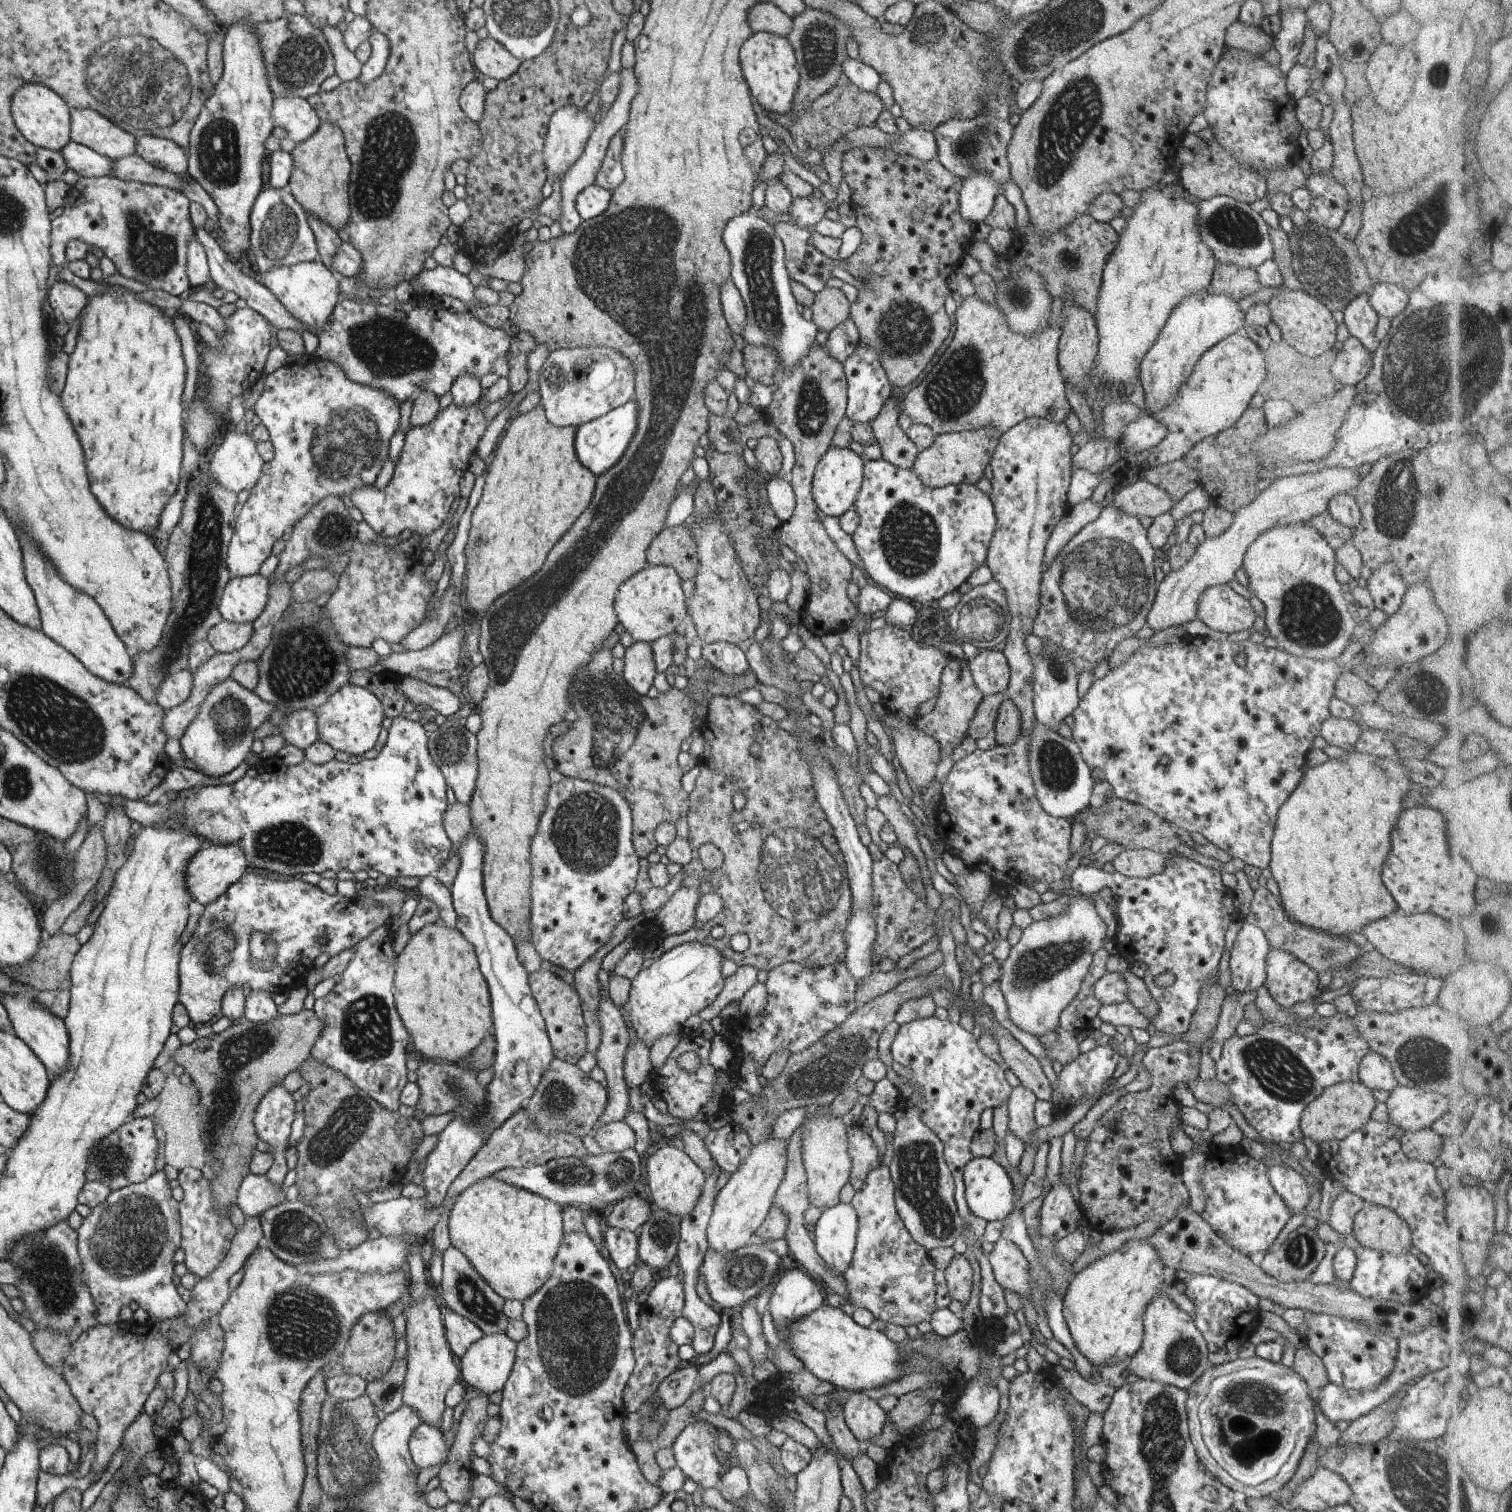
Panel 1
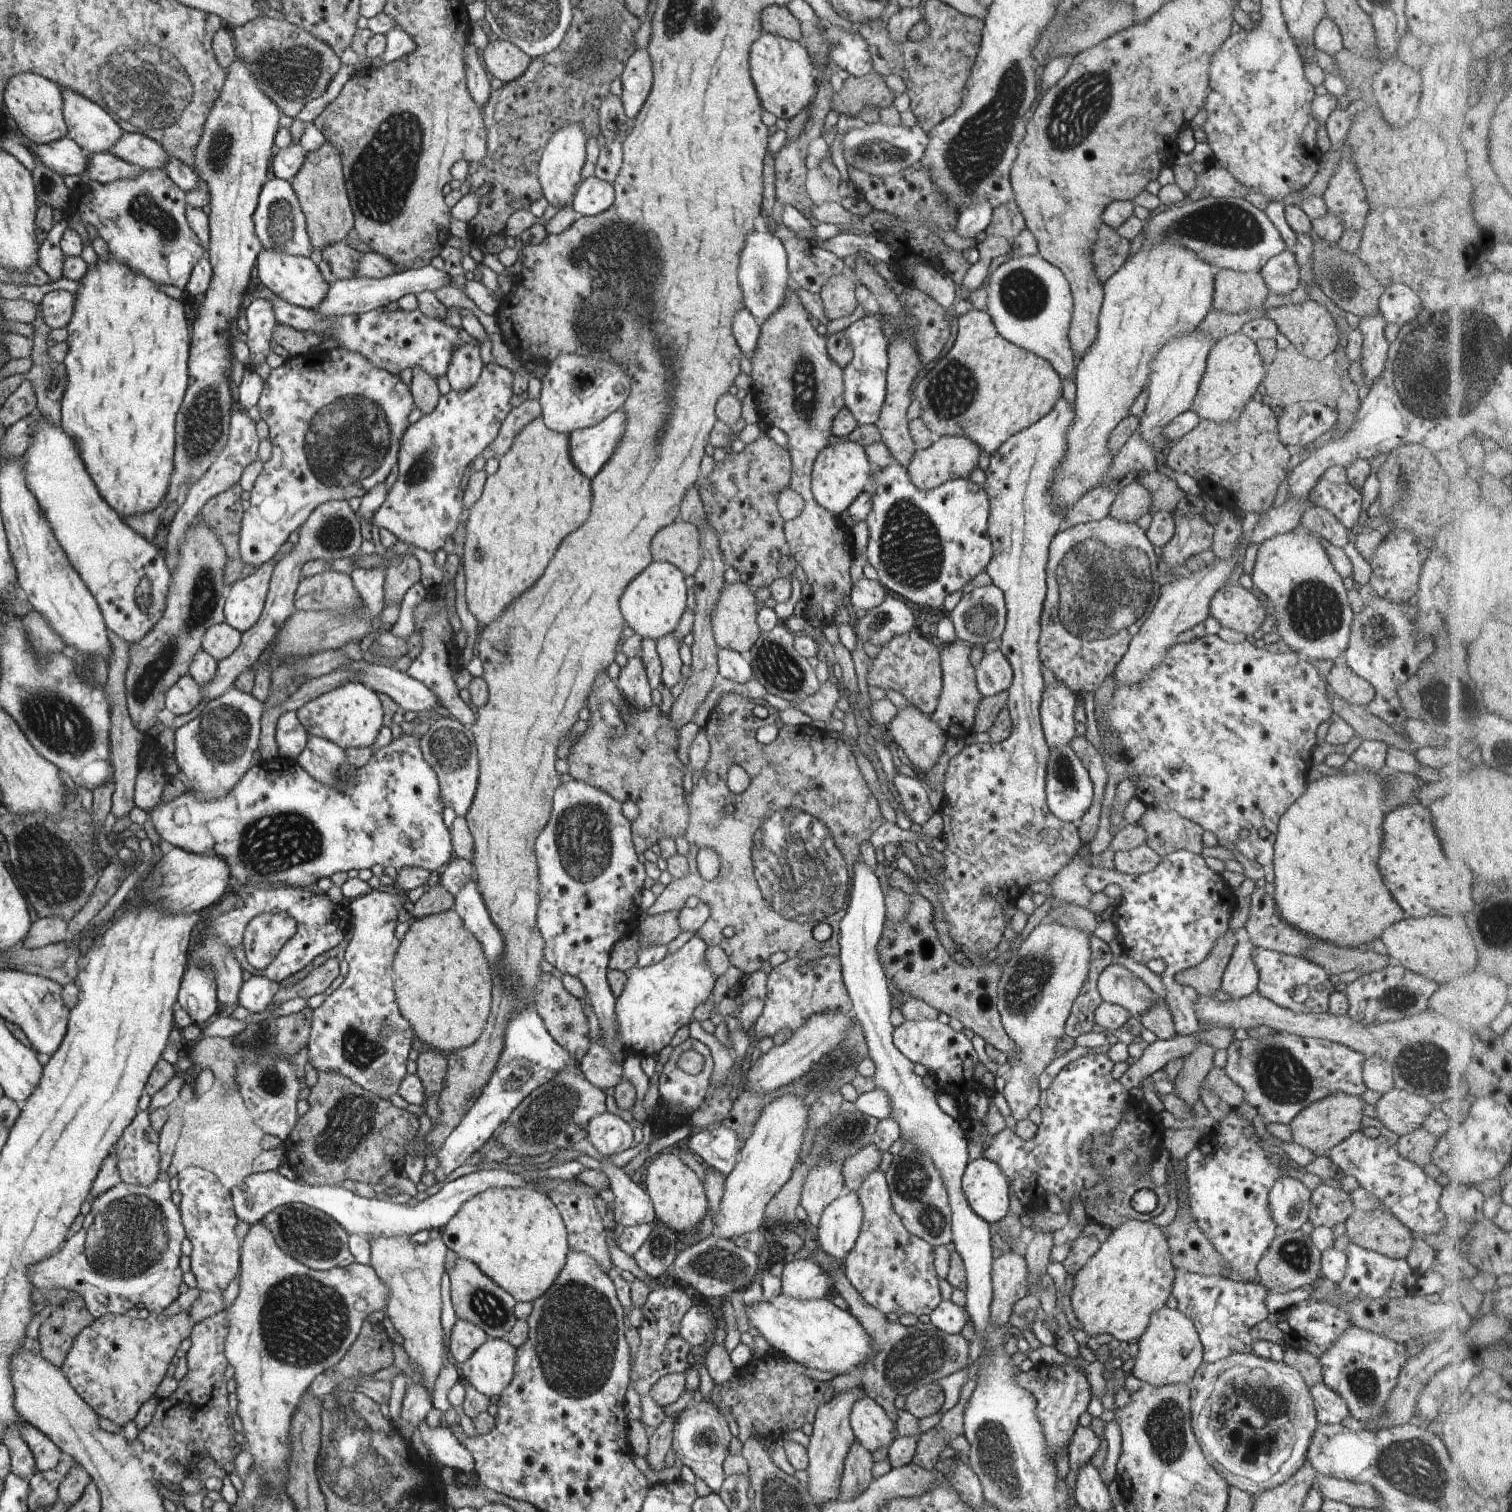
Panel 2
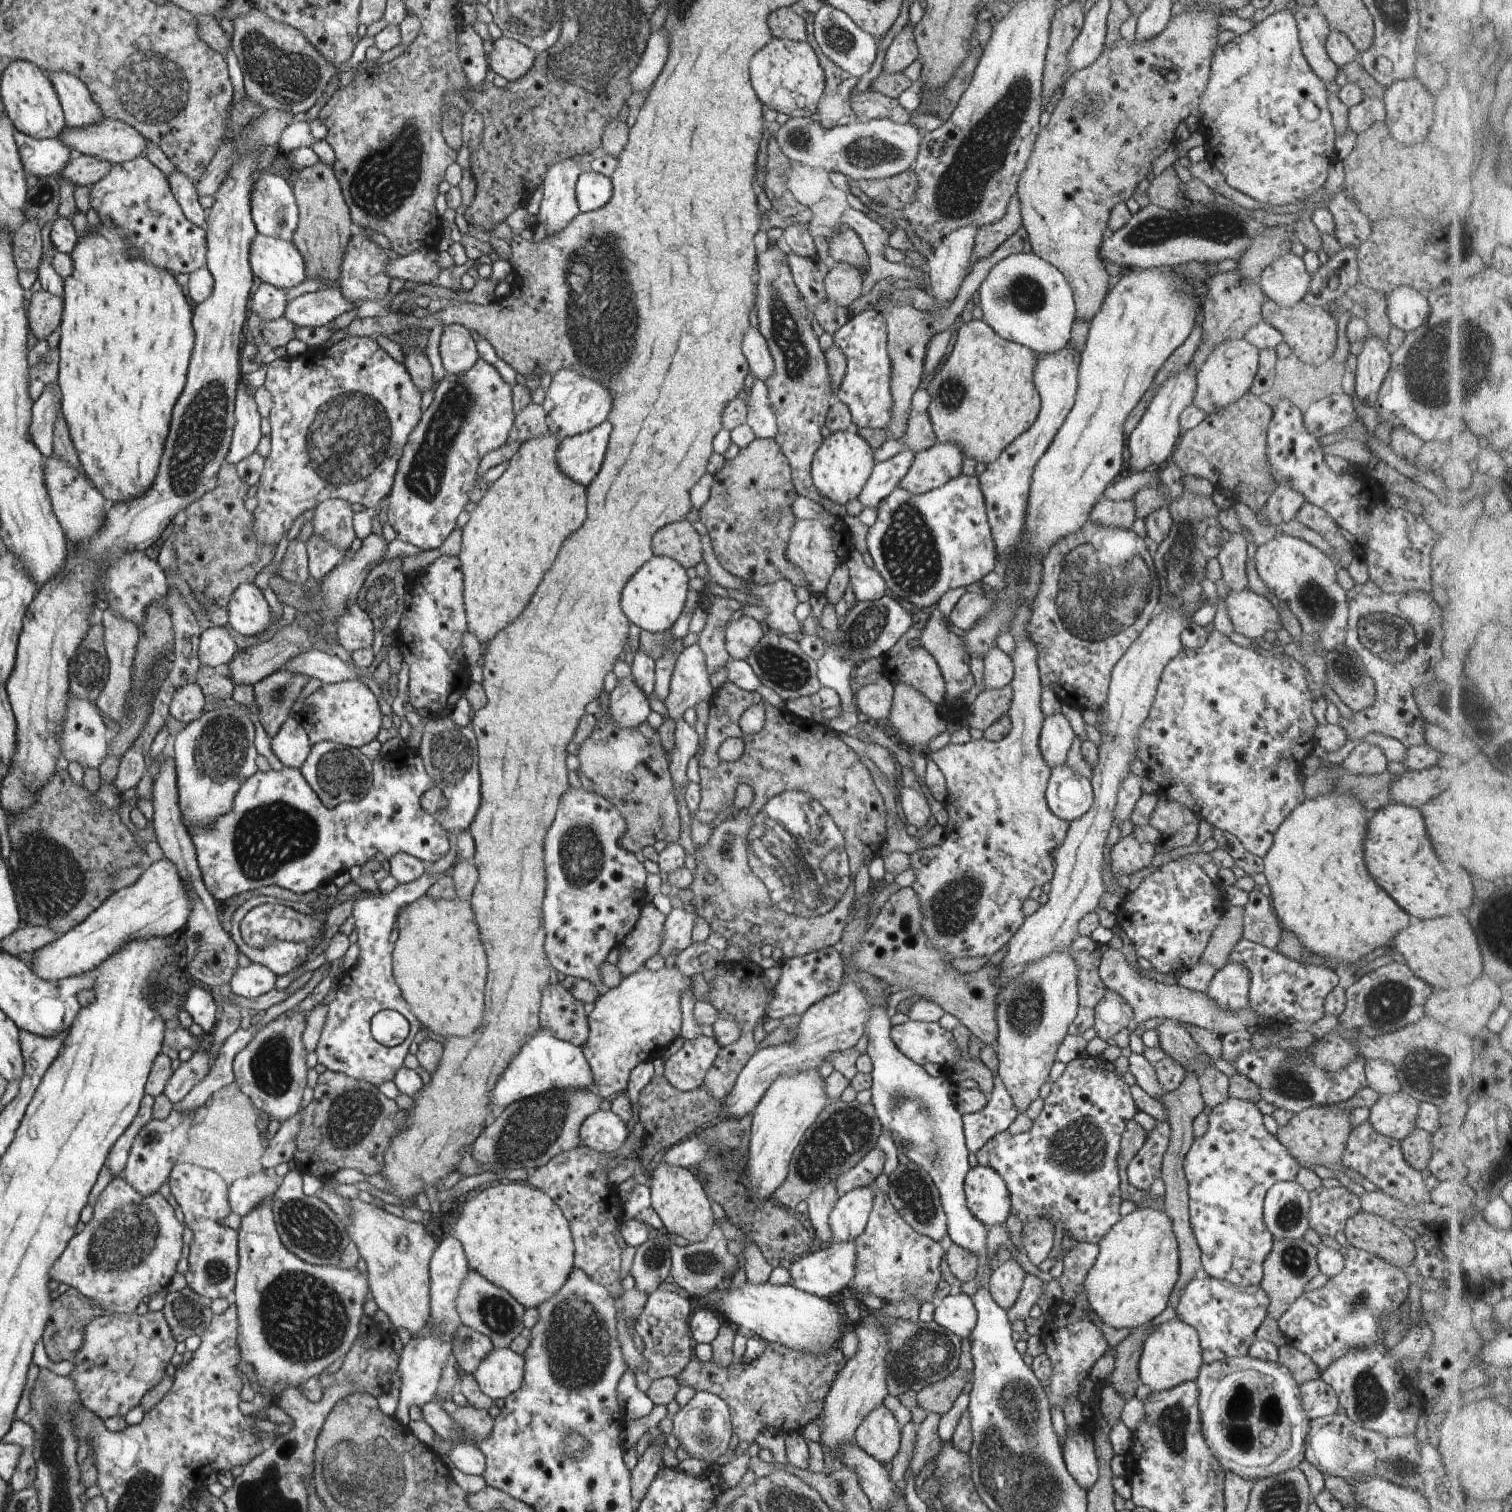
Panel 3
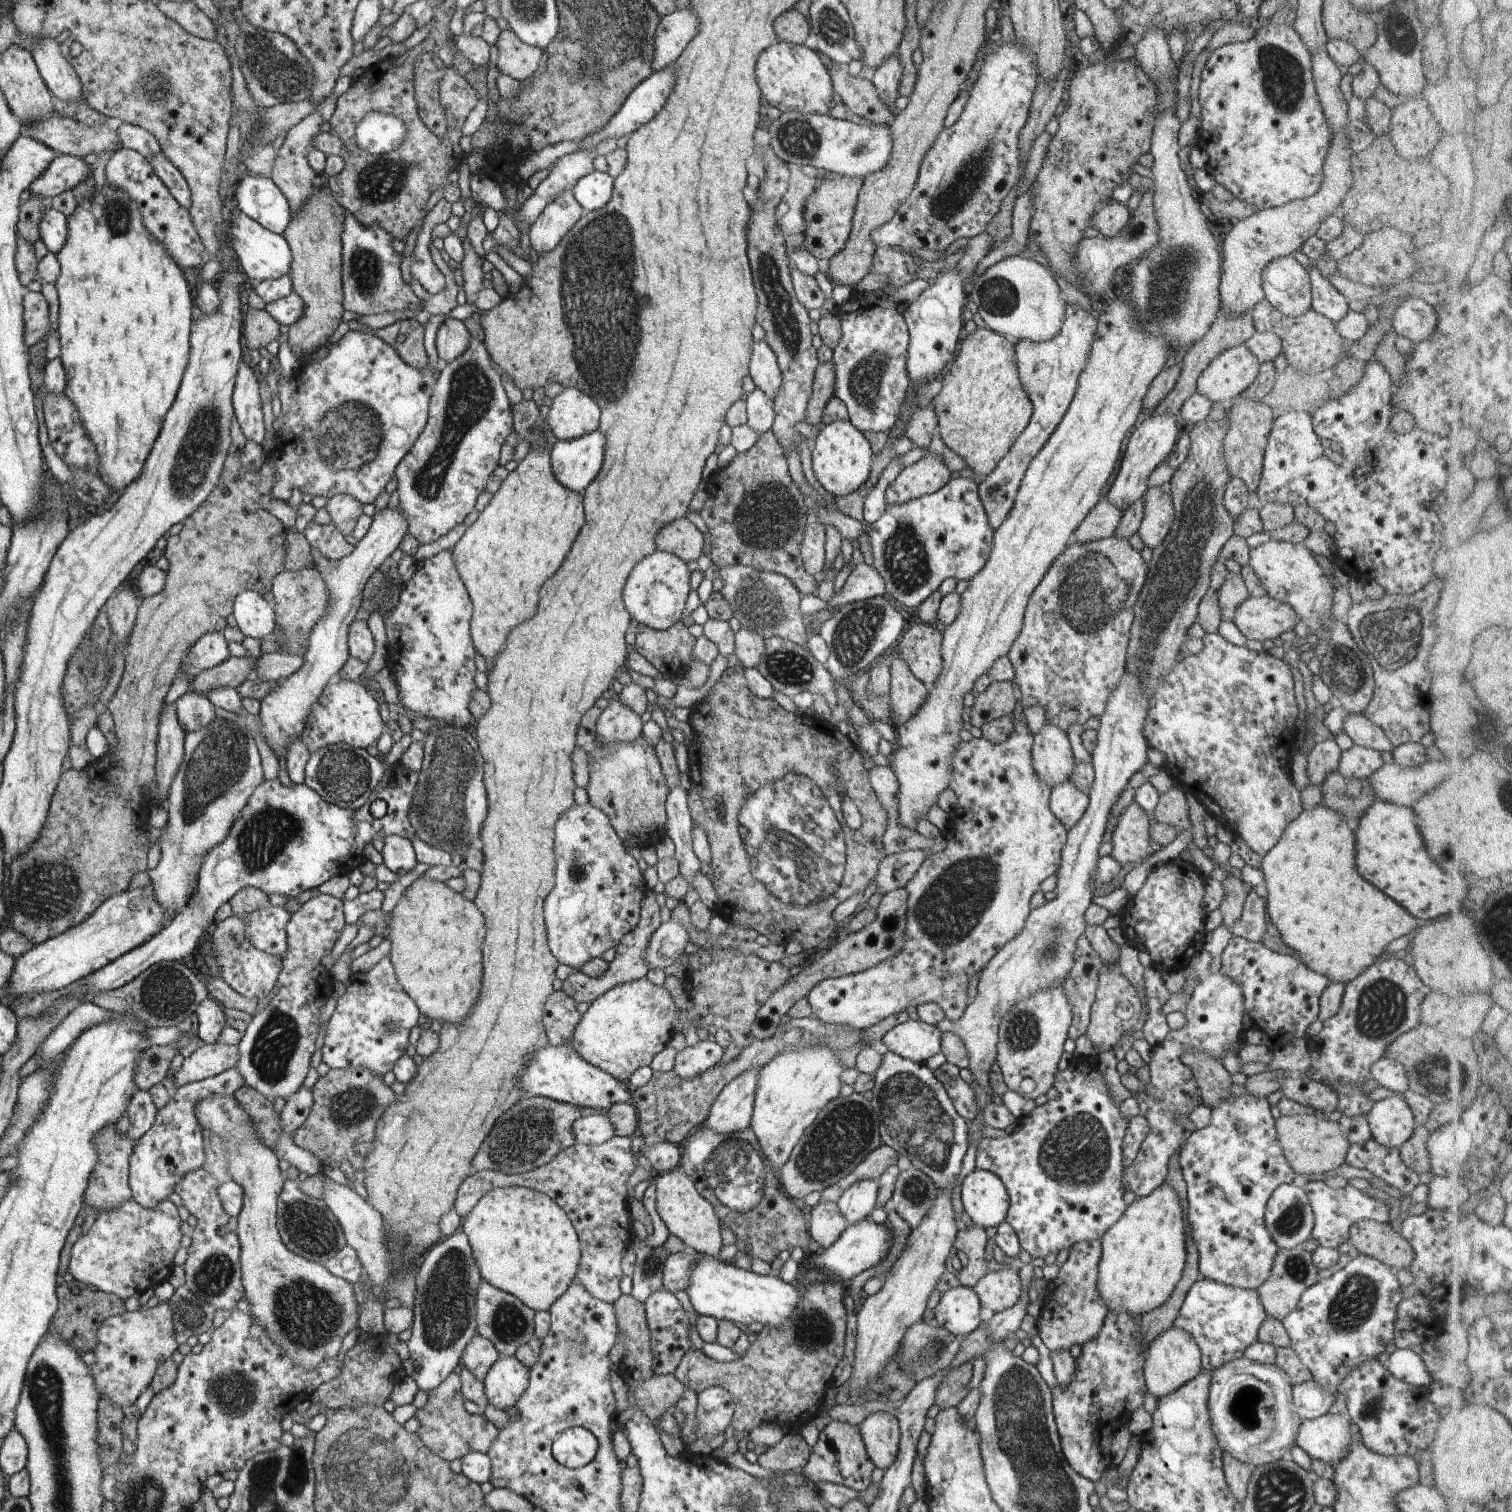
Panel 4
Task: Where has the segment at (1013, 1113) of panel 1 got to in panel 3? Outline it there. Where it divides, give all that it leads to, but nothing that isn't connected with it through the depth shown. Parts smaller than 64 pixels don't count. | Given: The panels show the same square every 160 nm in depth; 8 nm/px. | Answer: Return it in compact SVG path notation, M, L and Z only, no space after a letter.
M1069 950L1063 953L1056 951L1027 966L1017 979L1007 983L1007 988L1002 992L1002 998L998 1000L995 1045L999 1060L998 1073L1020 1114L1025 1114L1026 1108L1039 1097L1042 1085L1049 1080L1050 1070L1057 1060L1058 1048L1067 1035L1068 1027L1076 1018L1079 1007L1077 974L1078 967Z

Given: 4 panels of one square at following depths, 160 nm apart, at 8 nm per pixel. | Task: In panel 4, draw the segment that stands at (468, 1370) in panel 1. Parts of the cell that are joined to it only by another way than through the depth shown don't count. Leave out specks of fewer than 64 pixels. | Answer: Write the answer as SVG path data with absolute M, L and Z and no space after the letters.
M501 1356L483 1378L489 1404L508 1410L520 1402L530 1386L530 1368L520 1359Z

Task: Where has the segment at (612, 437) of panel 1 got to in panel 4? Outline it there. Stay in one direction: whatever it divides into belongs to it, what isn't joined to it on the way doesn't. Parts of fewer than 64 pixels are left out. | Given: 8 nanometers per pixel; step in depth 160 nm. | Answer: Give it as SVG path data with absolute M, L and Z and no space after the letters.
M599 430L574 440L557 440L555 445L549 448L551 467L555 473L555 477L565 487L568 487L570 490L576 490L576 493L579 495L583 494L588 486L591 485L591 482L602 472L603 456L606 452L606 439Z

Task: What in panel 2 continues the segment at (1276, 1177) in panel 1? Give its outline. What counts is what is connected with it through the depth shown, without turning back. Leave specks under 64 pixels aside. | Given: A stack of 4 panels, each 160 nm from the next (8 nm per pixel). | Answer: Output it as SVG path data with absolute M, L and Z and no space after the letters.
M1282 1176L1269 1192L1274 1224L1286 1231L1298 1231L1309 1220L1311 1190L1294 1177Z

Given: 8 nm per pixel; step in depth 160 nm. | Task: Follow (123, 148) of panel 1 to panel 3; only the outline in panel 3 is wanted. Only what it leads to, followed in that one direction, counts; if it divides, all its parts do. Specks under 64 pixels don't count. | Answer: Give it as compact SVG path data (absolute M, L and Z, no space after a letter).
M54 71L50 77L63 103L69 127L82 128L99 121L103 114L84 81L68 71Z

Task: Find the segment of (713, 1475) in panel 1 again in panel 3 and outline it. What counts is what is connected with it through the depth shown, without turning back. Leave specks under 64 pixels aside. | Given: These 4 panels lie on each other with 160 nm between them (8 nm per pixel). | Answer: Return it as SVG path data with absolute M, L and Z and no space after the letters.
M696 1391L693 1398L673 1417L673 1432L691 1457L705 1460L714 1467L714 1461L728 1450L733 1433L728 1403L710 1391Z

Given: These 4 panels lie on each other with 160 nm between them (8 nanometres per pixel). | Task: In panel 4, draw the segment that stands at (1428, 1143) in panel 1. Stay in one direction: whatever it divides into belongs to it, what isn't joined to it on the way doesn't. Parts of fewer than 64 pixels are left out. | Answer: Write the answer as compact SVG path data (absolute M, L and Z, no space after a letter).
M1422 1124L1416 1126L1412 1136L1398 1148L1402 1162L1422 1178L1431 1172L1427 1142L1431 1132Z

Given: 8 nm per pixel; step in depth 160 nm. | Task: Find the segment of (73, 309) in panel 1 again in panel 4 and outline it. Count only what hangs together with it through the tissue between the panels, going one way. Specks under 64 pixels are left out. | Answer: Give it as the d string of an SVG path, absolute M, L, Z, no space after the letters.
M28 291L23 298L24 342L28 346L39 344L47 338L51 328L50 307L40 292Z

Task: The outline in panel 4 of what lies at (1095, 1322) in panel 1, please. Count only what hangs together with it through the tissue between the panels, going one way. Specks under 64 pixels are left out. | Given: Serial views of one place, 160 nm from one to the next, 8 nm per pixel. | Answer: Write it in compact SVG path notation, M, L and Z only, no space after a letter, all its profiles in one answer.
M1164 1182L1145 1197L1136 1196L1135 1200L1125 1208L1122 1216L1100 1239L1101 1259L1097 1276L1097 1289L1107 1302L1110 1311L1128 1311L1135 1317L1162 1306L1172 1294L1180 1280L1186 1252L1185 1214L1180 1204L1179 1194Z

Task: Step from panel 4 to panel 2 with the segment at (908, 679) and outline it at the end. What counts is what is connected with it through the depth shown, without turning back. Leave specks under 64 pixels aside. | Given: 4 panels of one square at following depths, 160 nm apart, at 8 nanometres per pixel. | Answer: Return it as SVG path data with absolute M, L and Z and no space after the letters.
M914 705L898 708L897 715L889 722L886 732L892 743L900 750L904 761L908 762L920 776L930 772L935 766L948 738L929 715Z

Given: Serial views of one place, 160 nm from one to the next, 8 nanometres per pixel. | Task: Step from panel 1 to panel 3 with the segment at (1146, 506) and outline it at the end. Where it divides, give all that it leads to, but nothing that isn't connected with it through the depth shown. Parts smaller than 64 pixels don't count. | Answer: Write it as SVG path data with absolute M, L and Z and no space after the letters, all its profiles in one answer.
M1100 500L1089 514L1089 521L1105 527L1130 529L1136 520L1133 501Z

